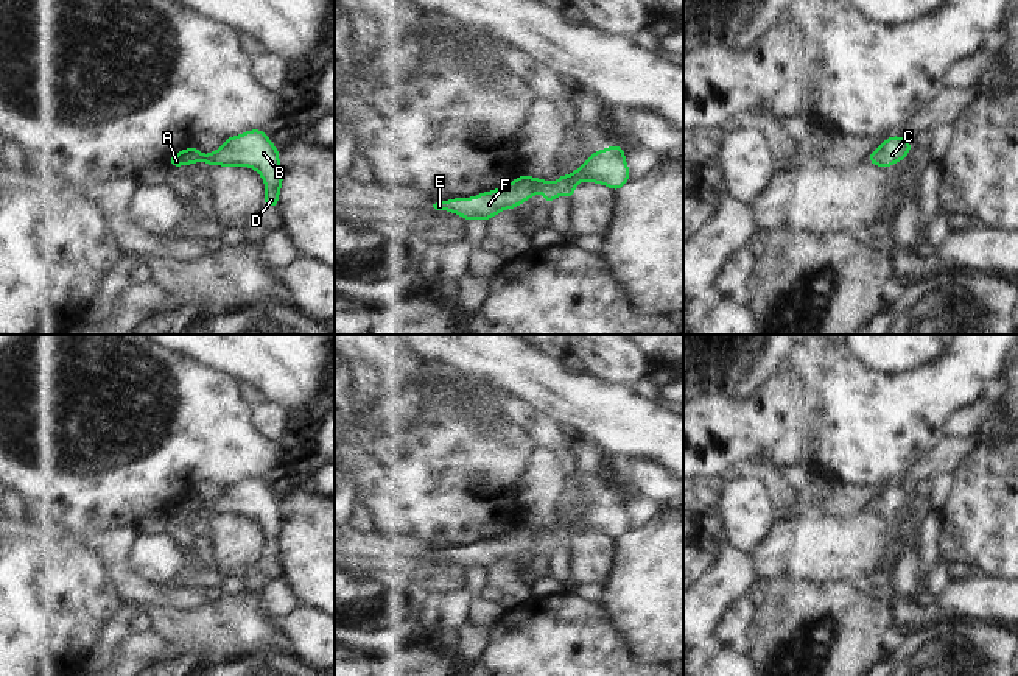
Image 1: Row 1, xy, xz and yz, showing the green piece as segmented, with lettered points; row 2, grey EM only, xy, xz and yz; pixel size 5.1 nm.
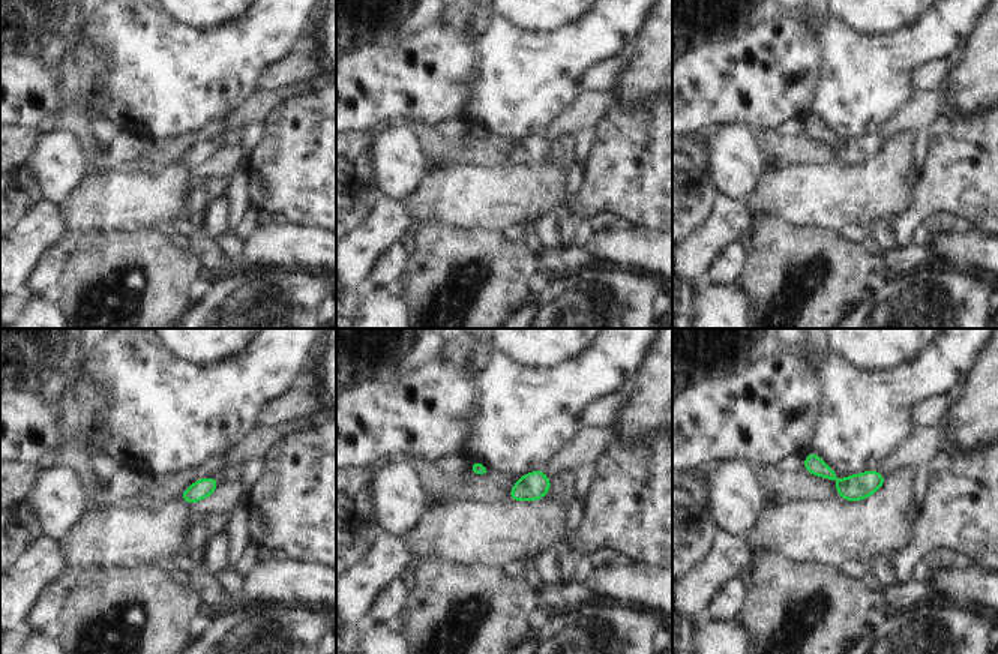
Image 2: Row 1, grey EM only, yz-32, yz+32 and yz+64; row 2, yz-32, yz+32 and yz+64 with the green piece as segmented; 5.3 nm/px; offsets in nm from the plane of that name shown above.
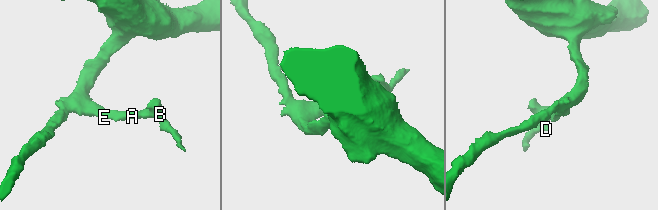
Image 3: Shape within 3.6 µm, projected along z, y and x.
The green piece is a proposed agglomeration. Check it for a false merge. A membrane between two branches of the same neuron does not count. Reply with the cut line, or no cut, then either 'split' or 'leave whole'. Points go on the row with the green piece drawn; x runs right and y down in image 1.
no cut | leave whole

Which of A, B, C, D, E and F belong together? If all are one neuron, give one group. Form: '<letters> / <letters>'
A B C D E F

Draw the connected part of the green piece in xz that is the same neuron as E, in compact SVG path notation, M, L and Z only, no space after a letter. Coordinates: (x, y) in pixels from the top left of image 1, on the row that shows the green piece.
M613 145L591 153L576 171L567 176L559 174L556 178L556 185L546 179L521 174L511 184L493 188L492 192L483 192L473 198L451 198L448 201L439 201L433 204L433 207L436 210L456 213L465 221L489 221L506 209L518 209L521 202L529 201L535 193L545 195L543 204L546 206L560 195L565 195L568 201L571 201L579 181L601 184L618 192L630 178L624 151L626 150L621 145Z

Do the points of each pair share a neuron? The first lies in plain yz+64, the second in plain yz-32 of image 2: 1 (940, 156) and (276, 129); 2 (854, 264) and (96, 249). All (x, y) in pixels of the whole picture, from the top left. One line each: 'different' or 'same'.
1: same
2: same

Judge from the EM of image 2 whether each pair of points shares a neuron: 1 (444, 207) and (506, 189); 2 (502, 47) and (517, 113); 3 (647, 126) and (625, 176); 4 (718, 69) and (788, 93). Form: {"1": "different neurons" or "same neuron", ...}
{"1": "same neuron", "2": "same neuron", "3": "same neuron", "4": "same neuron"}

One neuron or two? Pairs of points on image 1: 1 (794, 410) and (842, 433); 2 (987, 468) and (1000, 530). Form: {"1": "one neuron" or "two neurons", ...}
{"1": "two neurons", "2": "one neuron"}

